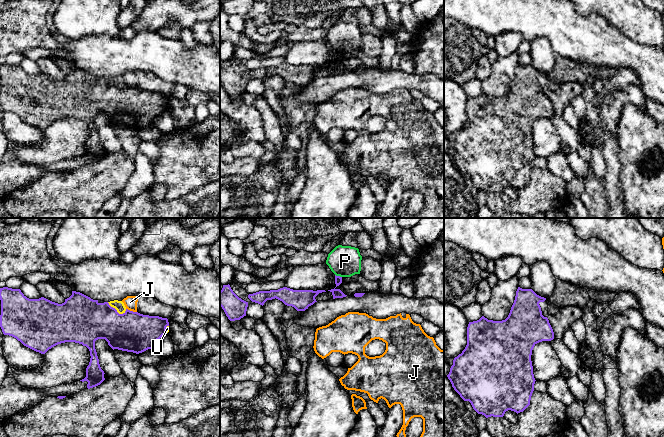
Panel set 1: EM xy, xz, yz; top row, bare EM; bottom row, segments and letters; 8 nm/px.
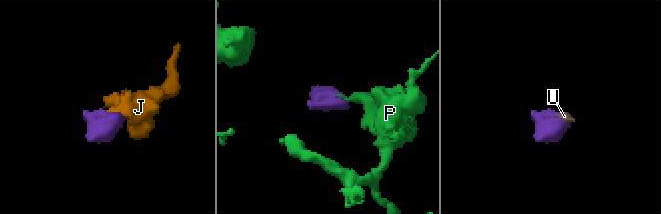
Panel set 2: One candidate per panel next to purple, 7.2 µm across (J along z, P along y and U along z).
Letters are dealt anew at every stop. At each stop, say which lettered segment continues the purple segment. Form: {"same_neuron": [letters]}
{"same_neuron": ["U"]}

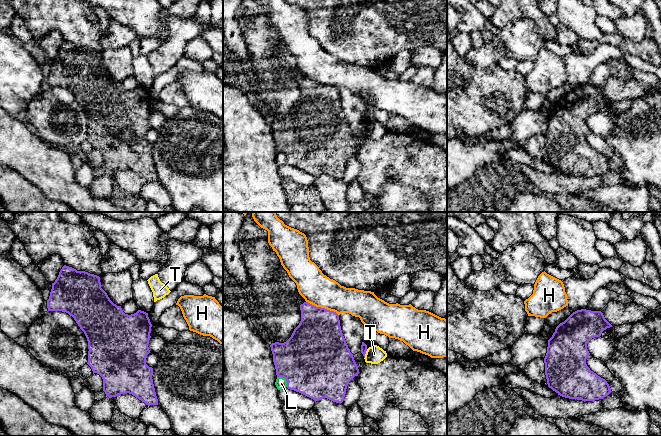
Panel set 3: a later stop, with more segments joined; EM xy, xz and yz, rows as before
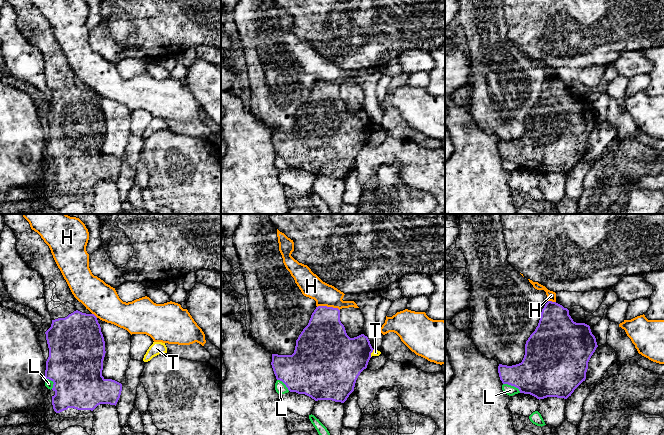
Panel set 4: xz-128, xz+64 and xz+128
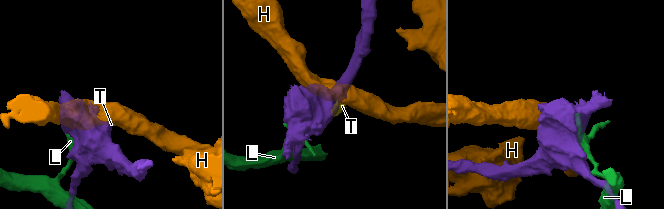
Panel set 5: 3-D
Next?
{"same_neuron": []}

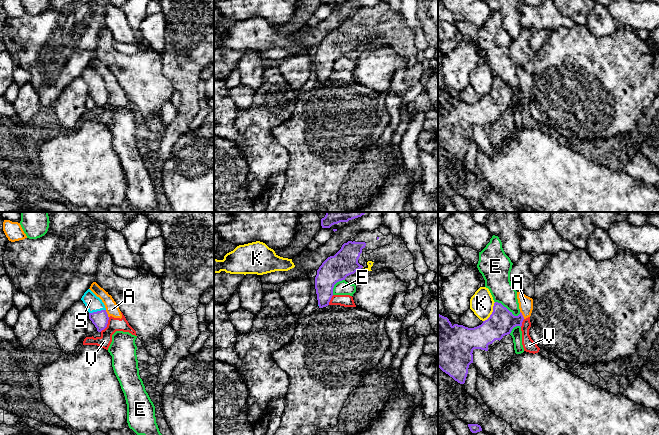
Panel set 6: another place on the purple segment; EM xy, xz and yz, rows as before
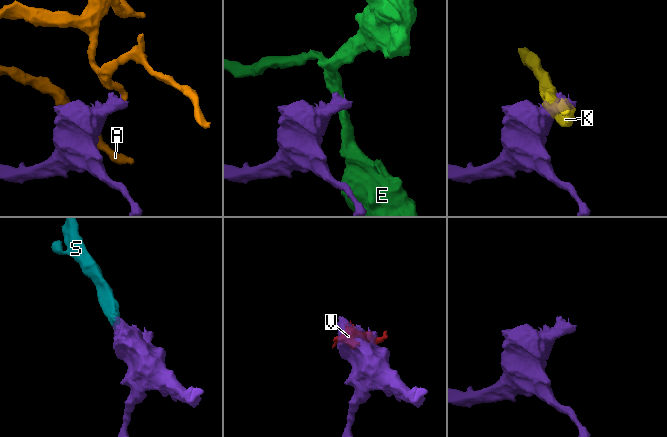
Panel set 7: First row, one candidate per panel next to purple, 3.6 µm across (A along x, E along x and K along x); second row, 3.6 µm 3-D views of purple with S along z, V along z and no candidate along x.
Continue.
{"same_neuron": ["S"]}

